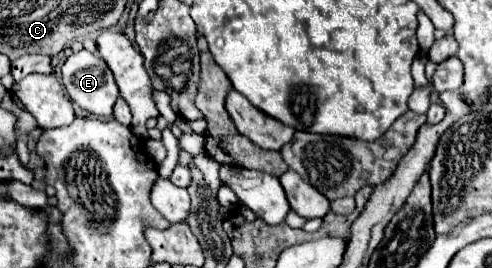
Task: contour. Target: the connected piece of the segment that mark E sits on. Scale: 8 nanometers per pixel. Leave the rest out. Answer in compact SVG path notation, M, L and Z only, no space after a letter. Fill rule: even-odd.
M88 50L70 54L62 66L62 84L64 84L70 100L76 102L80 108L84 108L96 116L112 116L112 112L114 112L112 108L120 94L118 94L118 86L114 82L110 68L98 54L92 54Z

